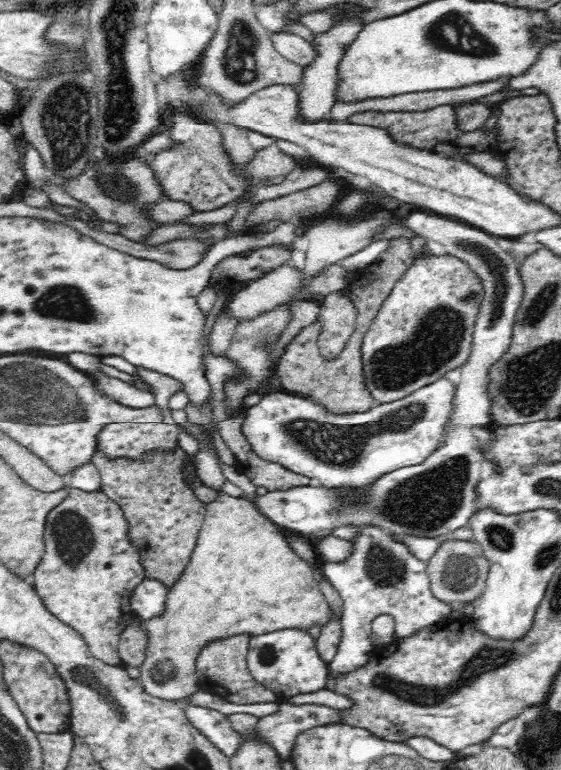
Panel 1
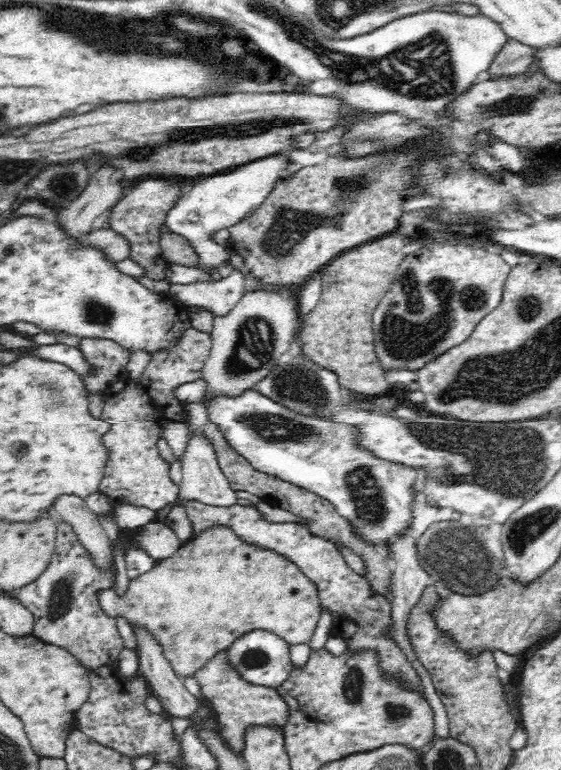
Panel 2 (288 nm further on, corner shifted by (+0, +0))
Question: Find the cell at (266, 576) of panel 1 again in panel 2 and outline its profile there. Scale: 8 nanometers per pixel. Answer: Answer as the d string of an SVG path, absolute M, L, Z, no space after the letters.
M212 526L206 532L192 536L176 554L160 560L152 570L132 578L124 598L120 598L112 588L98 590L96 594L102 610L110 618L122 614L130 624L142 624L156 634L164 656L178 676L194 676L216 654L236 642L236 638L252 630L270 630L290 646L306 644L312 640L312 634L322 618L318 588L300 572L298 566L272 550L244 544L228 526Z

